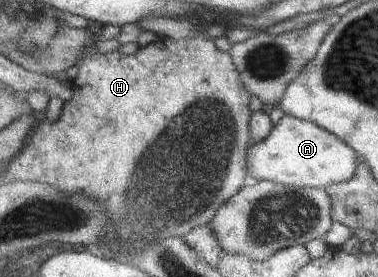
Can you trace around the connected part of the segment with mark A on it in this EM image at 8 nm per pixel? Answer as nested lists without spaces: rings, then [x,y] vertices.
[[[284,114],[264,141],[252,143],[248,154],[250,175],[286,186],[324,188],[354,179],[358,153],[345,140],[317,123]]]

